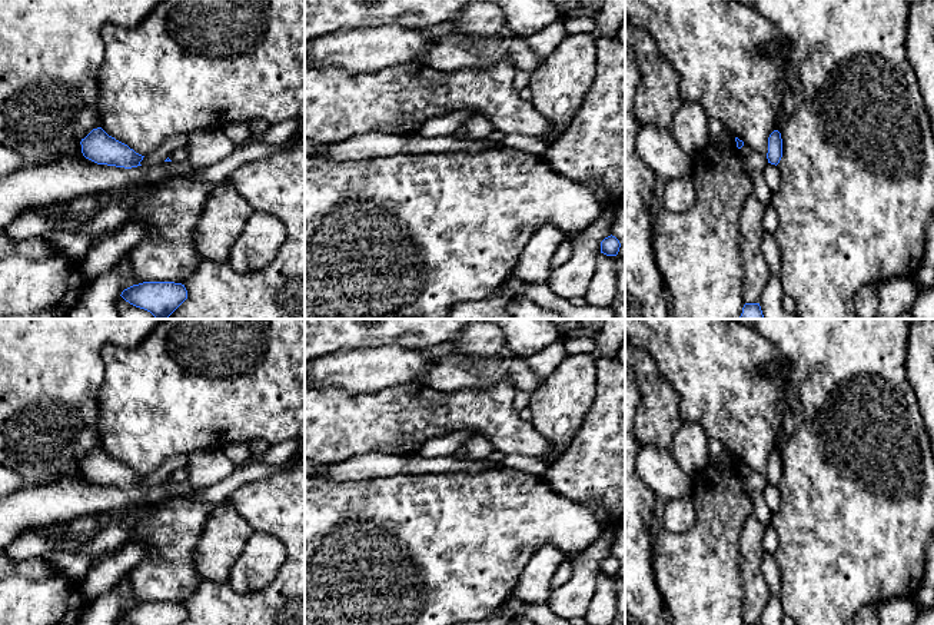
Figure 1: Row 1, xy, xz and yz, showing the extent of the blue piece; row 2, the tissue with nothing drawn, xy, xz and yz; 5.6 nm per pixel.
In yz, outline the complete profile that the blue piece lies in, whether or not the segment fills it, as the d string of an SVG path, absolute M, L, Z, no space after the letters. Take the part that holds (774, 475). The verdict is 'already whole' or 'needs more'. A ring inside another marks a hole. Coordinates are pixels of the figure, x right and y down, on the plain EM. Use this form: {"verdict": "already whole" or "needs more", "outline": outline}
{"verdict": "already whole", "outline": "M774 451L768 458L767 479L771 485L778 485L782 478L782 459L778 451Z"}

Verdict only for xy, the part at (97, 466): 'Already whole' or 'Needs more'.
Already whole

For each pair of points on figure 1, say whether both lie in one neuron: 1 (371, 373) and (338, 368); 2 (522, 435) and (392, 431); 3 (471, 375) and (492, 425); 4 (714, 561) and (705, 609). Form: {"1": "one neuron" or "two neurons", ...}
{"1": "one neuron", "2": "one neuron", "3": "two neurons", "4": "one neuron"}

